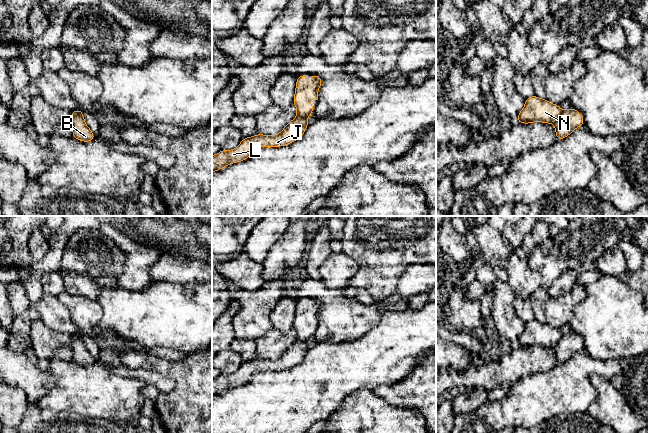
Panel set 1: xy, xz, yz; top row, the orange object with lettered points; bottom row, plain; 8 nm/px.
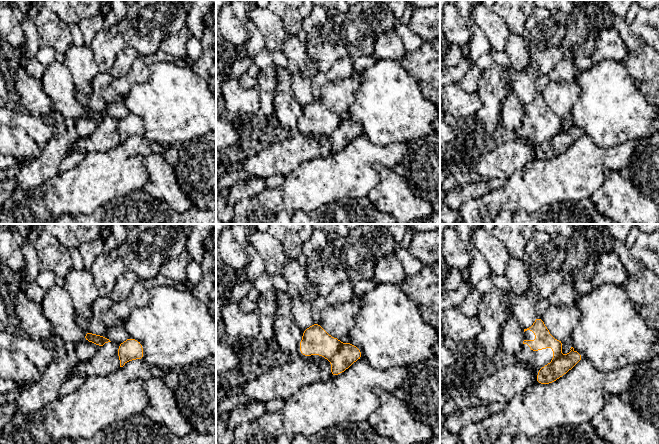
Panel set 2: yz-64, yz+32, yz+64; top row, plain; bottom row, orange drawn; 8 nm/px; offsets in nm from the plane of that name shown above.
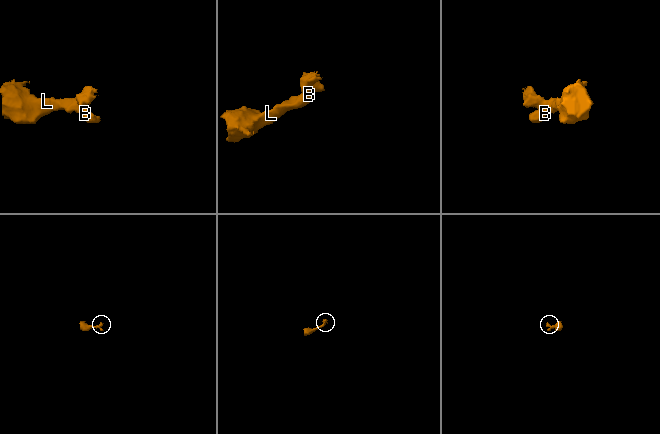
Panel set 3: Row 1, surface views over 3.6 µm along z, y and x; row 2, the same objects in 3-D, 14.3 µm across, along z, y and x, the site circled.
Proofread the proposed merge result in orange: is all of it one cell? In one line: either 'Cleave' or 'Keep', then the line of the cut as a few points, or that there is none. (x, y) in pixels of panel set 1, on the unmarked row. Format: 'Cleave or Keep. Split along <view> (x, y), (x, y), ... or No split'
Cleave. Split along yz (562, 335), (554, 347)

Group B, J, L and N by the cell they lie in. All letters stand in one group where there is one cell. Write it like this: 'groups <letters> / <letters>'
groups B J L / N

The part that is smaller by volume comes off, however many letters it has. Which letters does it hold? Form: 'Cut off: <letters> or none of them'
Cut off: N

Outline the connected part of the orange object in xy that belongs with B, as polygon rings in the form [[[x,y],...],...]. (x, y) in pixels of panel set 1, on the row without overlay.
[[[71,335],[70,347],[72,351],[73,361],[82,366],[91,366],[96,361],[84,344],[84,339]]]

